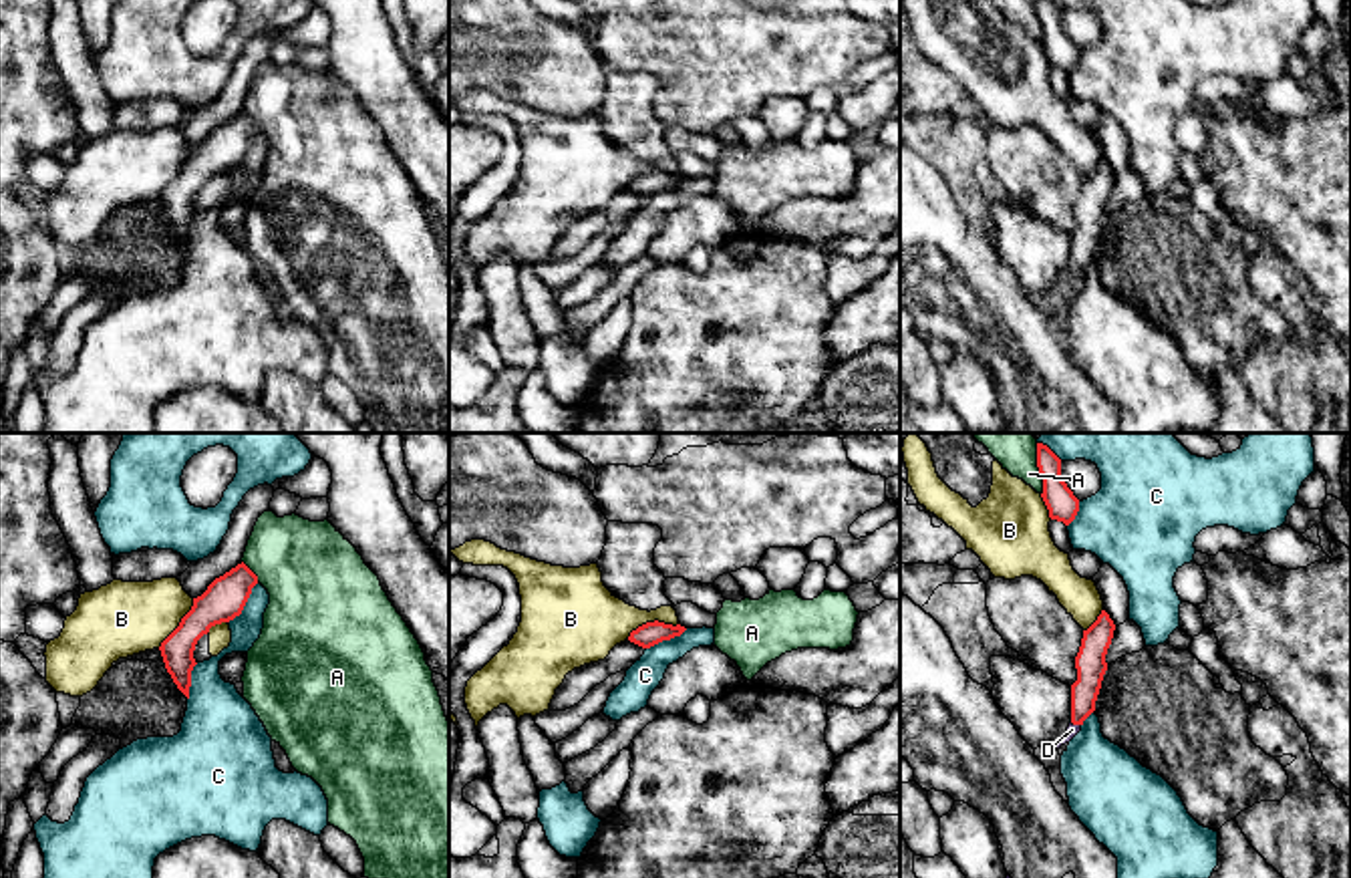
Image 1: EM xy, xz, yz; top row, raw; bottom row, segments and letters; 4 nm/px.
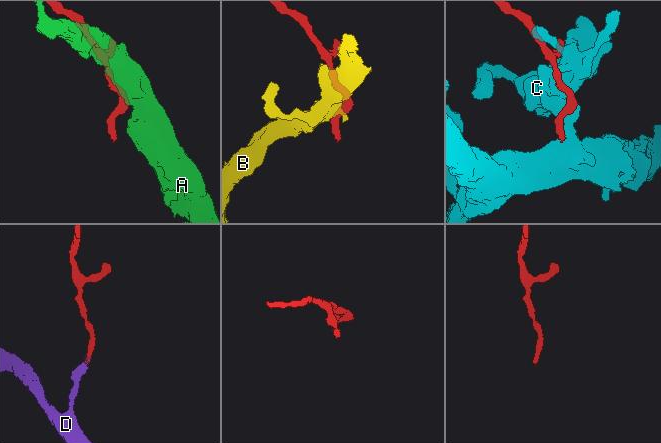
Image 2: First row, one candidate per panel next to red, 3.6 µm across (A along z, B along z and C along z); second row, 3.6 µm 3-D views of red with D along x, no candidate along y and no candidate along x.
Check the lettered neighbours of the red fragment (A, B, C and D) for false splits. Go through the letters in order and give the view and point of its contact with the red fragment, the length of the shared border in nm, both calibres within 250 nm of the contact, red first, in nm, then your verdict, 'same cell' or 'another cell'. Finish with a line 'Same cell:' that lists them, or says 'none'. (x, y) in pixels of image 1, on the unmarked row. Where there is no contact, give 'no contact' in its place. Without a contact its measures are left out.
A: contact yz (1039, 21); length 180 nm; calibres 120 and 110 nm; another cell
B: contact xz (651, 172); length 220 nm; calibres 90 and 280 nm; another cell
C: contact xy (244, 154); length 200 nm; calibres 160 and 120 nm; another cell
D: contact yz (1076, 272); length 40 nm; calibres 120 and 50 nm; same cell
Same cell: D

